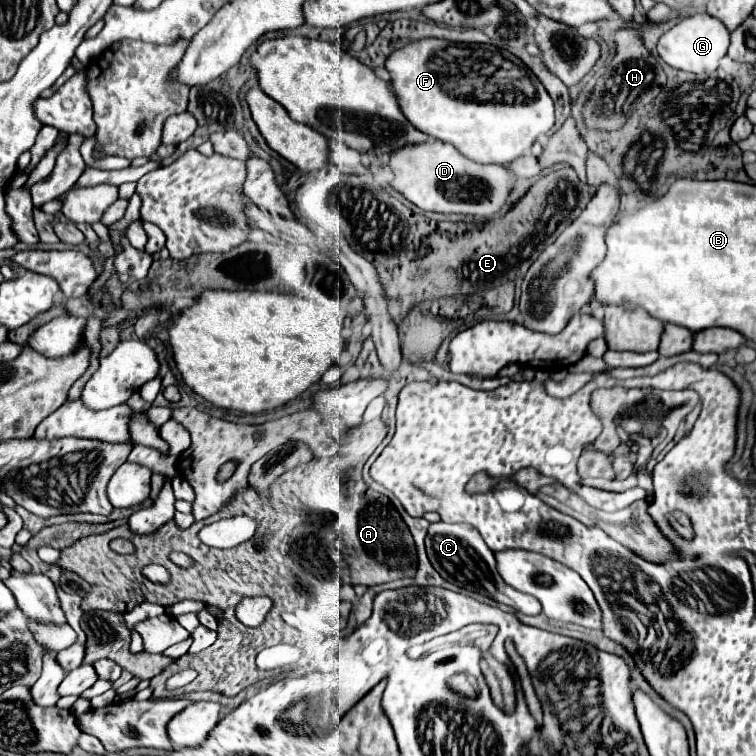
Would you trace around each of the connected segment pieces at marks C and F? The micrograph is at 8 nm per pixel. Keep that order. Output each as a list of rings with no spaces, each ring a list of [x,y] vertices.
[[[432,523],[426,535],[426,551],[428,551],[428,559],[432,563],[432,567],[450,583],[472,591],[472,593],[480,593],[486,595],[498,603],[504,603],[508,607],[512,607],[516,613],[524,613],[524,615],[538,615],[542,611],[540,603],[520,591],[514,591],[508,587],[508,583],[504,583],[504,579],[498,575],[496,571],[496,559],[494,553],[488,549],[488,545],[484,543],[484,539],[480,537],[478,531],[474,531],[474,527],[462,523],[462,525],[450,525],[450,523]]]
[[[430,37],[394,51],[386,61],[386,69],[392,75],[392,89],[400,101],[400,109],[406,111],[406,119],[422,133],[452,143],[462,155],[476,163],[508,165],[526,155],[534,141],[554,125],[554,103],[548,91],[540,79],[506,49],[478,43],[450,43]]]

